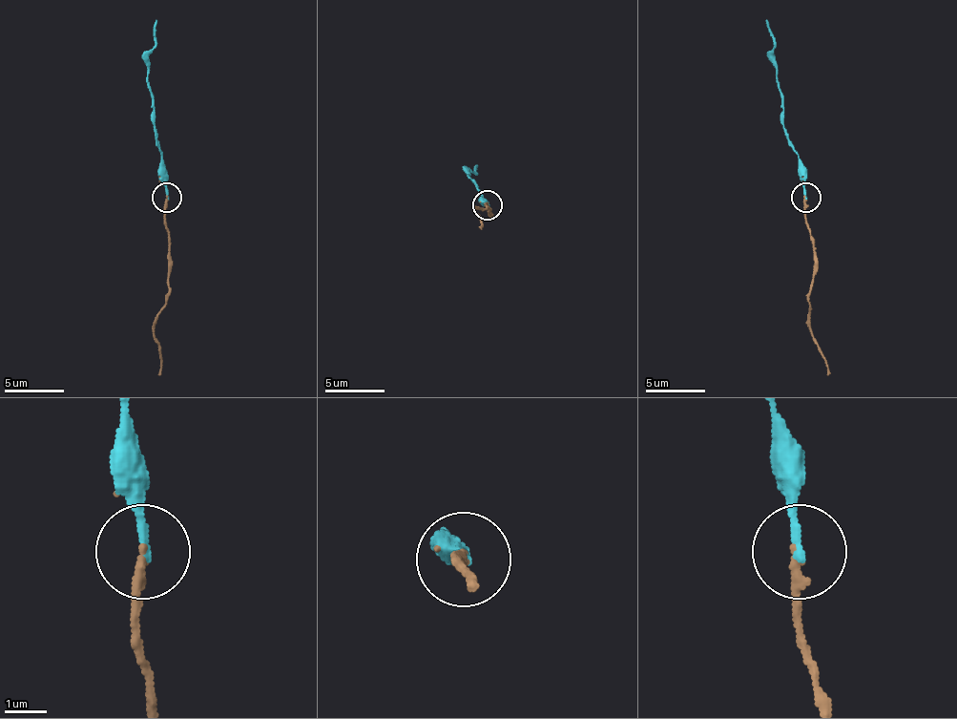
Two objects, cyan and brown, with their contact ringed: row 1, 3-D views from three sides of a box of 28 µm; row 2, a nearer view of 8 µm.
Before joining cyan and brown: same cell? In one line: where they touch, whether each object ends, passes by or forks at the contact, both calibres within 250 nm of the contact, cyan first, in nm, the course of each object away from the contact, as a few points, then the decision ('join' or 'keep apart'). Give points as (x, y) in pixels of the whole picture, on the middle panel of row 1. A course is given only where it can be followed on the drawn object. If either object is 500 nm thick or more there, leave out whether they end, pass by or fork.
(488, 204) | cyan ends | brown ends | 190/220 nm | cyan via (487, 205), (468, 176), (474, 173), (478, 164) | brown via (487, 205), (489, 214), (489, 208), (474, 208), (481, 221), (478, 226) | join

